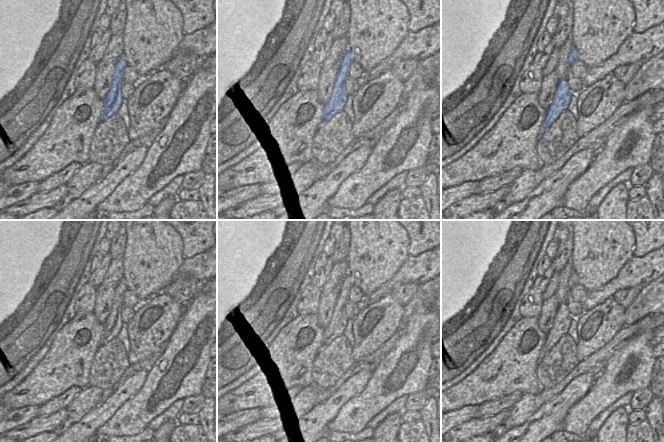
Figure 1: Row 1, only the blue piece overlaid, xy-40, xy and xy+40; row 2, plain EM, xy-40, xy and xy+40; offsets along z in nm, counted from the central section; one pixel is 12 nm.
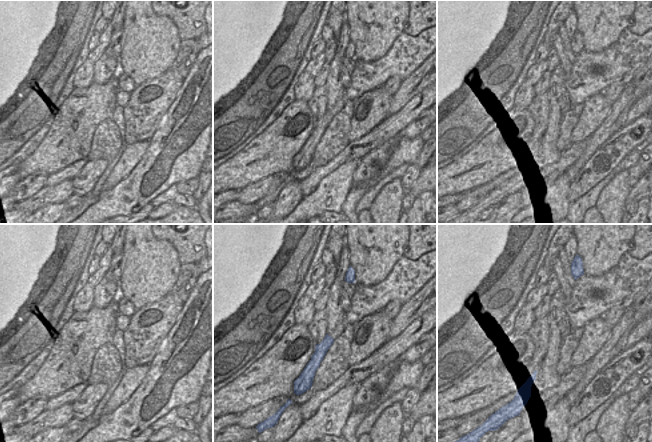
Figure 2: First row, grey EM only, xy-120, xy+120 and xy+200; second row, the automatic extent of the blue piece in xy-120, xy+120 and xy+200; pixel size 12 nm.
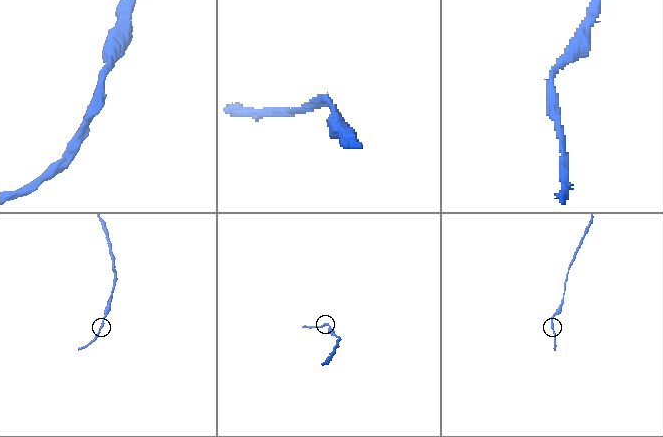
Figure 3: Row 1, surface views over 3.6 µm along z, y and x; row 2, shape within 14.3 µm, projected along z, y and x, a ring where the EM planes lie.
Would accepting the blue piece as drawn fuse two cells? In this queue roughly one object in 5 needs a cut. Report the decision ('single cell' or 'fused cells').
single cell

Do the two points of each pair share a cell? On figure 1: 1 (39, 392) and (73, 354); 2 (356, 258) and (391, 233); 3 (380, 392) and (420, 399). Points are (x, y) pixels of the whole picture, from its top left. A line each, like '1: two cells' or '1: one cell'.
1: one cell
2: one cell
3: two cells

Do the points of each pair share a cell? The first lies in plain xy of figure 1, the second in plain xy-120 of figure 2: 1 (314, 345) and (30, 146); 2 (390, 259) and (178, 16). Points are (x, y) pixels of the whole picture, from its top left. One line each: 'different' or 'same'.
1: different
2: different

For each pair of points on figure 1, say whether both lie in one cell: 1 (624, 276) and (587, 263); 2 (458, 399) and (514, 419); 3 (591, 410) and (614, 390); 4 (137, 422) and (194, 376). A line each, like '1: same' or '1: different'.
1: different
2: different
3: same
4: same

